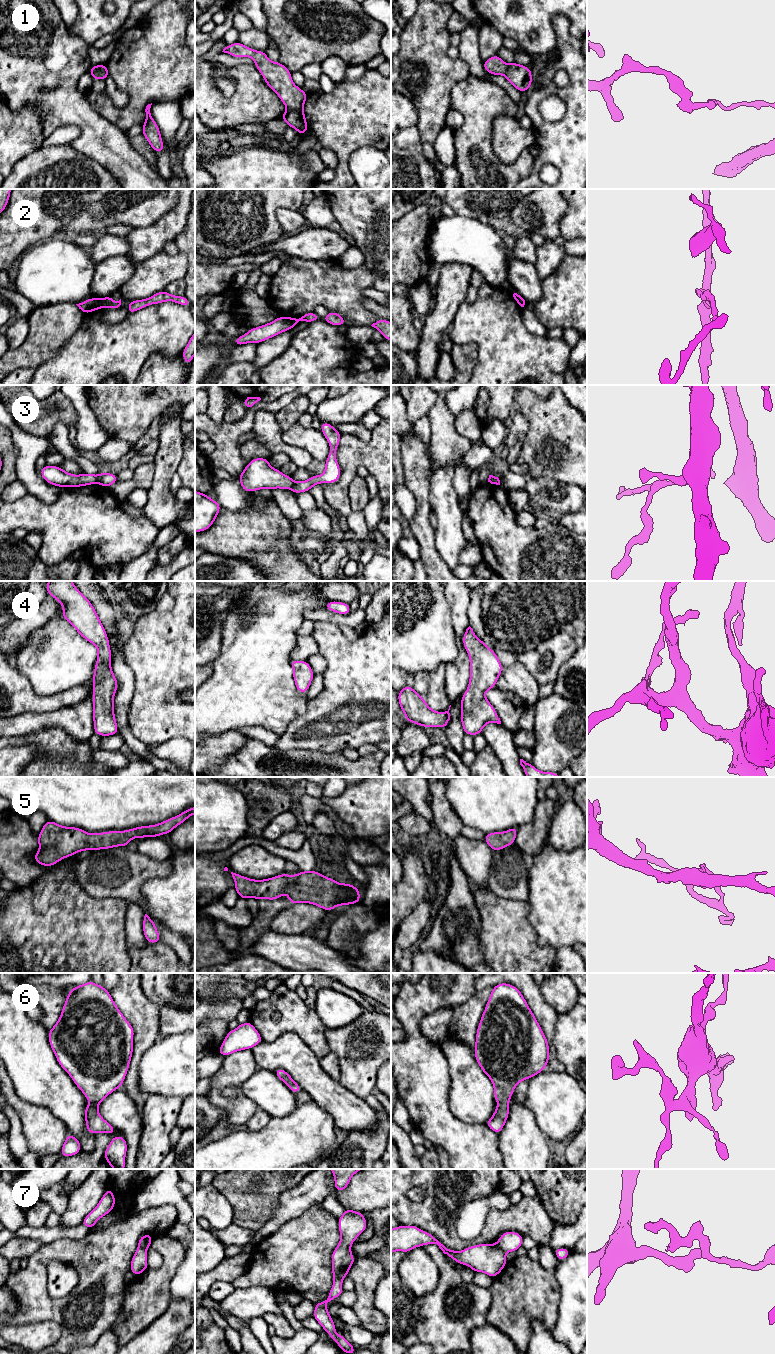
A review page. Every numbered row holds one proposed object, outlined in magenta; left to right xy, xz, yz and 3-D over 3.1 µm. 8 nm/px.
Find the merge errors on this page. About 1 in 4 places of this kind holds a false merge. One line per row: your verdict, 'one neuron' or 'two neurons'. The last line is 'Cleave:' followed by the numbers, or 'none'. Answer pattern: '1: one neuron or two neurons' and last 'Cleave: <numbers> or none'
1: two neurons
2: two neurons
3: two neurons
4: one neuron
5: one neuron
6: one neuron
7: two neurons
Cleave: 1, 2, 3, 7

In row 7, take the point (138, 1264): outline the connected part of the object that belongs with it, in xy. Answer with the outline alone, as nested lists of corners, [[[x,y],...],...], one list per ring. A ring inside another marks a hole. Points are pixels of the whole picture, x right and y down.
[[[148,1247],[138,1248],[132,1257],[130,1271],[135,1276],[140,1275],[142,1272],[149,1268],[147,1263],[147,1249]]]

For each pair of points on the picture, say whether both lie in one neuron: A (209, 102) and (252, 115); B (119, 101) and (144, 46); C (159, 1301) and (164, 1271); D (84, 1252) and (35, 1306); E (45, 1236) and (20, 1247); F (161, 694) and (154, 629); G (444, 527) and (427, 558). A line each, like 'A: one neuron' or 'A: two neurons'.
A: one neuron
B: two neurons
C: one neuron
D: one neuron
E: two neurons
F: one neuron
G: two neurons

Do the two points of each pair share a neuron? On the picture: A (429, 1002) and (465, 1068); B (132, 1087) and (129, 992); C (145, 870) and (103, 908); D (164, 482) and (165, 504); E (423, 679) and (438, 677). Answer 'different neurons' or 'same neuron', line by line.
A: different neurons
B: same neuron
C: different neurons
D: same neuron
E: different neurons

